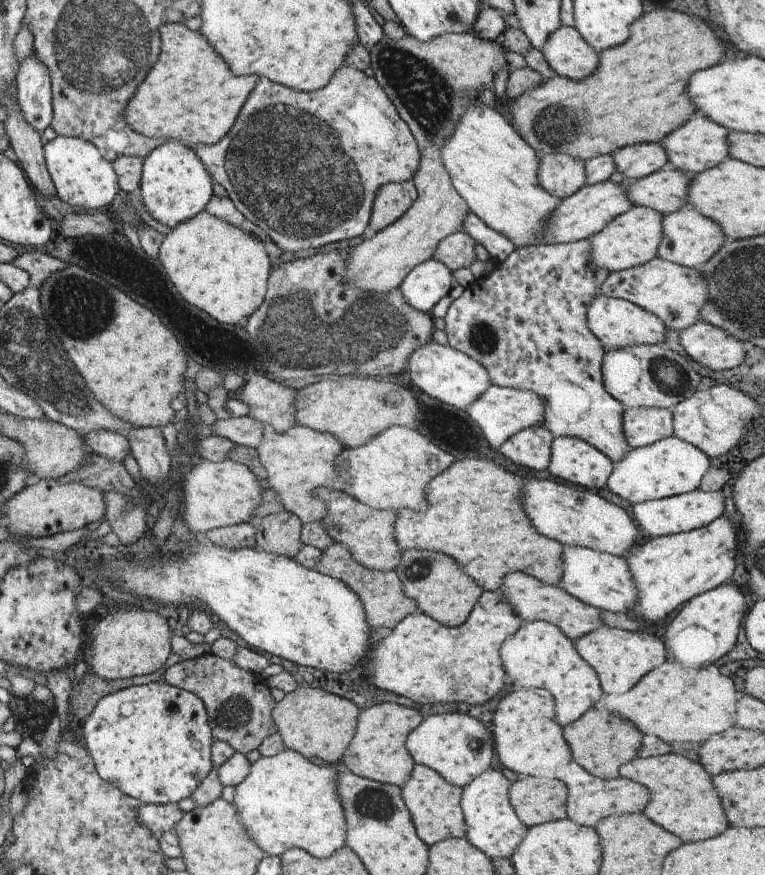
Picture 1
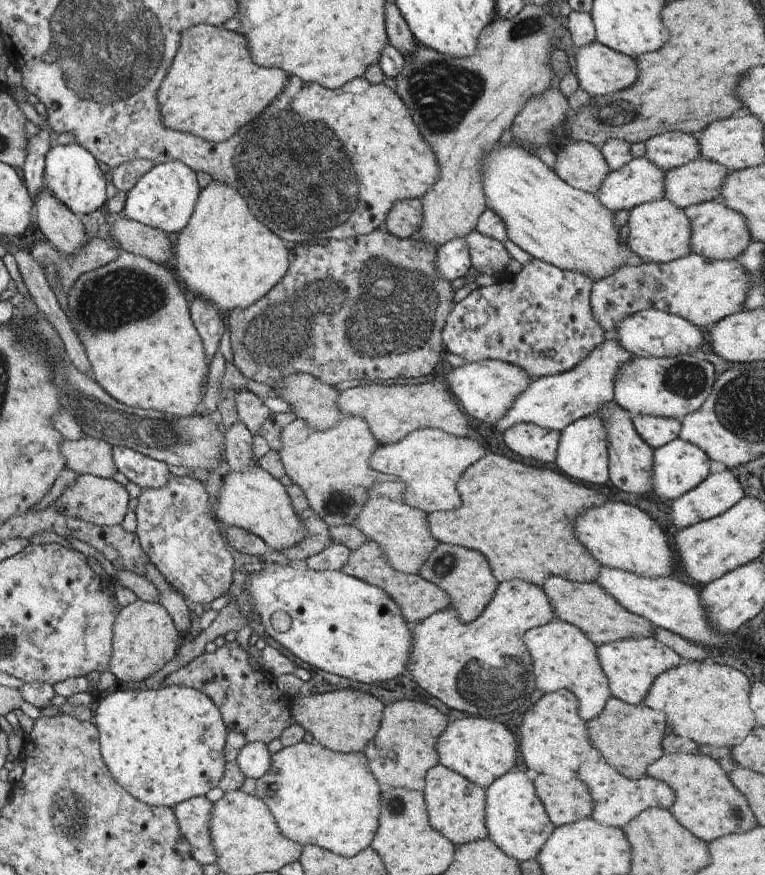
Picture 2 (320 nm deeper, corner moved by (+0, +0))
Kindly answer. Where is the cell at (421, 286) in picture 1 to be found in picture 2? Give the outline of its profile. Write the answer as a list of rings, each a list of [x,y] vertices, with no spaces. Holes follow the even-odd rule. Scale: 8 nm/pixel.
[[[455,238],[440,246],[435,260],[437,271],[450,282],[466,276],[470,270],[471,256],[467,247],[467,238]]]

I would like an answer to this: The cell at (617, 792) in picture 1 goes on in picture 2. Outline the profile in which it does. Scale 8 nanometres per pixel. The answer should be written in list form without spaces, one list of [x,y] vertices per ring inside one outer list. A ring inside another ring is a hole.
[[[605,761],[598,763],[583,763],[578,768],[577,778],[587,785],[591,796],[594,798],[591,819],[594,822],[606,827],[622,829],[628,822],[631,822],[642,810],[648,808],[670,809],[675,802],[674,790],[658,779],[643,777],[640,779],[628,779],[611,768]]]

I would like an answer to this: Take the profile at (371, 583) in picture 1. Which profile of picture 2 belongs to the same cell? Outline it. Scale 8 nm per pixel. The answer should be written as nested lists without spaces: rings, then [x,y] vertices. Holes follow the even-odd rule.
[[[374,541],[363,544],[357,551],[353,551],[343,571],[346,574],[365,580],[368,584],[383,588],[401,608],[403,617],[410,626],[419,624],[435,612],[447,609],[451,604],[451,596],[437,584],[428,582],[418,573],[403,573],[402,571],[396,570],[389,563],[383,548]]]

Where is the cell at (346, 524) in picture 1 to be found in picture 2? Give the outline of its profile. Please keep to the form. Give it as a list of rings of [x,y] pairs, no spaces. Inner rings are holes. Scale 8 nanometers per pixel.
[[[372,498],[362,507],[353,521],[354,526],[367,536],[368,540],[383,548],[389,563],[403,573],[418,573],[438,542],[431,534],[428,514],[411,507],[405,502],[396,502],[390,498]]]

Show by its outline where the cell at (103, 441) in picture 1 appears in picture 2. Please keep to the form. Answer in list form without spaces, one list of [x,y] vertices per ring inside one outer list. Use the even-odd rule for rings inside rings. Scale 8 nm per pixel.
[[[113,447],[113,459],[116,461],[118,472],[144,489],[164,487],[173,476],[164,461],[147,457],[128,447]]]

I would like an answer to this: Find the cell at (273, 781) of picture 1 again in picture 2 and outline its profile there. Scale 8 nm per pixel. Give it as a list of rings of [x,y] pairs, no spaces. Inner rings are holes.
[[[301,741],[272,754],[272,767],[258,779],[256,796],[269,806],[289,840],[352,857],[370,847],[378,828],[383,788],[374,776],[363,752],[340,754],[316,741]]]

